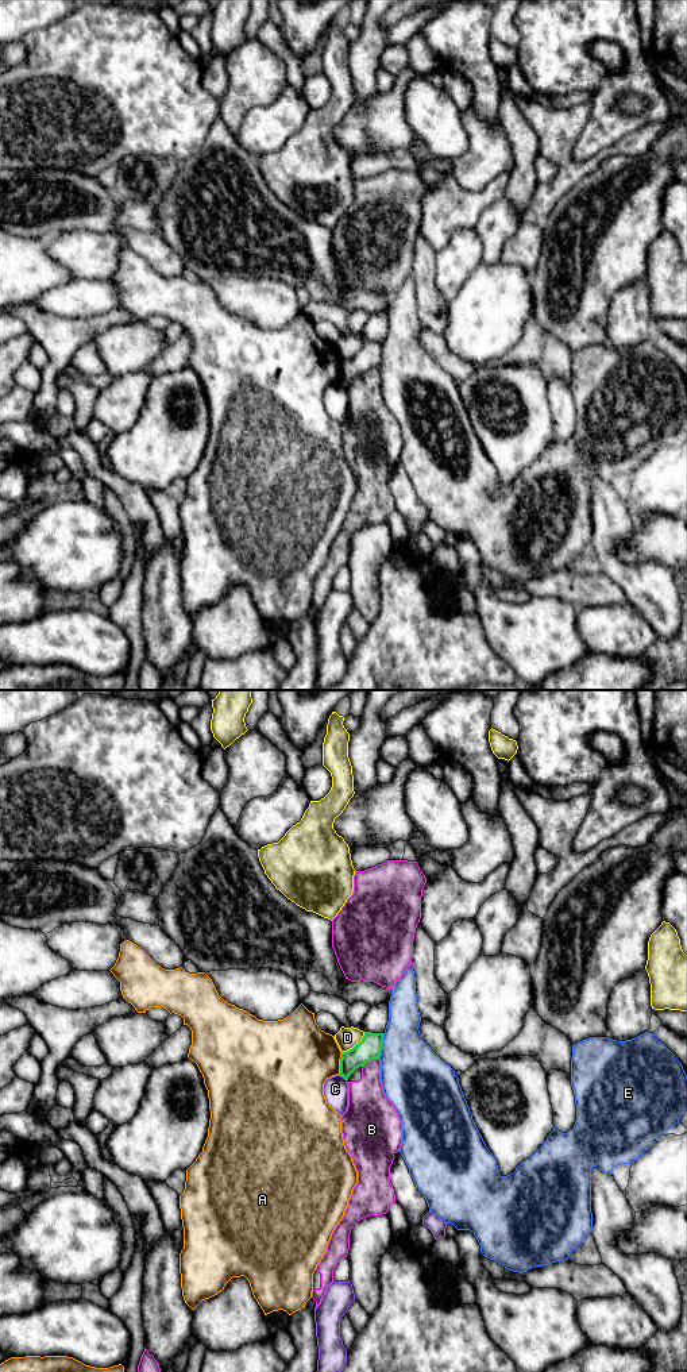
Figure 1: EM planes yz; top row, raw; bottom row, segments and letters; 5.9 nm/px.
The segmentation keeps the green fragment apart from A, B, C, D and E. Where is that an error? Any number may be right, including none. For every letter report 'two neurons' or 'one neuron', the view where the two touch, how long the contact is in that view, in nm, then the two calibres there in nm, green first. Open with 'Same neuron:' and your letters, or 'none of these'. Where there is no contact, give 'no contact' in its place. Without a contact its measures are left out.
Same neuron: none of these
A: two neurons; contact in yz; length 140 nm; calibres 140 and 400 nm
B: two neurons; contact in yz; length 120 nm; calibres 140 and 220 nm
C: two neurons; contact in yz; length 60 nm; calibres 140 and 140 nm
D: two neurons; contact in yz; length 190 nm; calibres 140 and 130 nm
E: two neurons; contact in yz; length 160 nm; calibres 140 and 380 nm

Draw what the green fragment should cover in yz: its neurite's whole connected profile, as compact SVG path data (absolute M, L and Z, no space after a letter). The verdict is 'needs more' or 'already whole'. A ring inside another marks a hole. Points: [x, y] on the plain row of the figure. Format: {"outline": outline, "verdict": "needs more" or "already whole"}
{"outline": "M364 340L359 352L347 361L341 361L340 385L348 389L350 384L373 367L379 367L383 352L383 342Z", "verdict": "already whole"}

